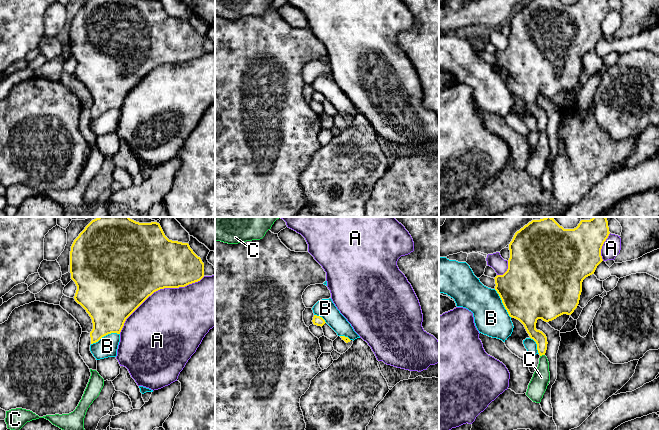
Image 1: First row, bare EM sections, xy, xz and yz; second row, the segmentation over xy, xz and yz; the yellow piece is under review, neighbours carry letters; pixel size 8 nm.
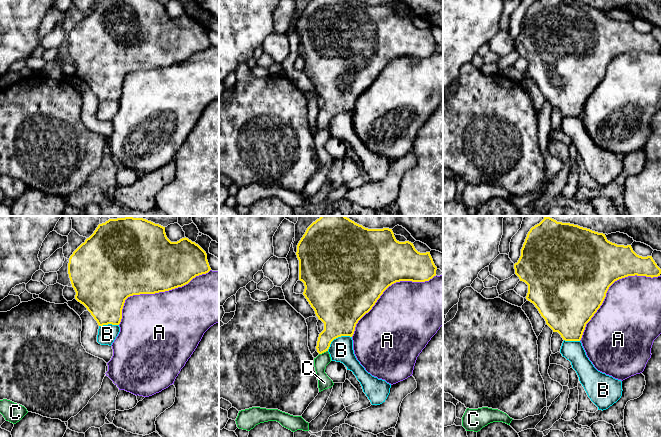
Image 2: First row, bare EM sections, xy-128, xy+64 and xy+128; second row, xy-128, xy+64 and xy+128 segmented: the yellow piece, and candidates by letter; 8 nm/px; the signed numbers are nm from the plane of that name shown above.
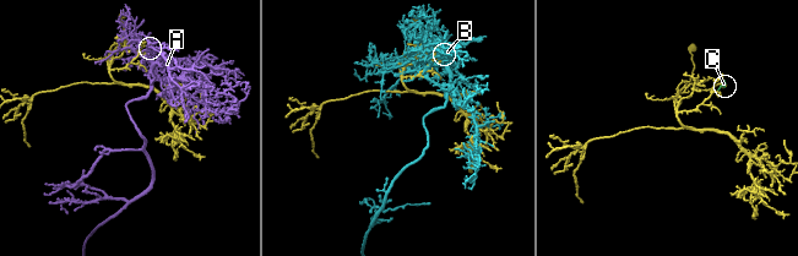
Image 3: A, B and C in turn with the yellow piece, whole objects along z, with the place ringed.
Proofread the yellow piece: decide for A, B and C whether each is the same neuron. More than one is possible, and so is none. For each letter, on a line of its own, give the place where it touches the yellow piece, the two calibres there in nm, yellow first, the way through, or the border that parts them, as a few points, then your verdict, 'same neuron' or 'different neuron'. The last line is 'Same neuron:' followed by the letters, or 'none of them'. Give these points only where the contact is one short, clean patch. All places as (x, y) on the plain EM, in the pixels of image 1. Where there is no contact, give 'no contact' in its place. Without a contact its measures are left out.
A: meets yellow in xy at (158, 65); 500 nm thick on the yellow side, 480 nm on the other; different neuron
B: meets yellow in xy at (105, 111); 360 nm thick on the yellow side, 170 nm on the other; different neuron
C: meets yellow in yz at (542, 130); 100 nm thick on the yellow side, 140 nm on the other; border along yz (544, 130), (540, 132); different neuron
Same neuron: none of them

